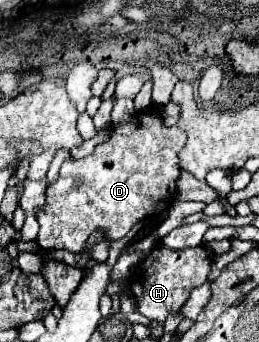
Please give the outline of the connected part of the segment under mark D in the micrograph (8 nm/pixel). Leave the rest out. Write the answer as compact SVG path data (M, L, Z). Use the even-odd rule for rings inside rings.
M134 114L130 122L122 122L110 128L110 136L106 142L98 144L94 152L82 160L68 158L60 166L58 178L46 190L44 208L38 210L38 244L44 250L68 250L68 252L84 252L88 238L102 230L106 238L118 240L124 238L138 222L148 216L158 216L168 210L172 204L172 196L176 196L176 180L180 176L178 152L186 144L186 132L178 126L164 126L162 118L156 114Z

